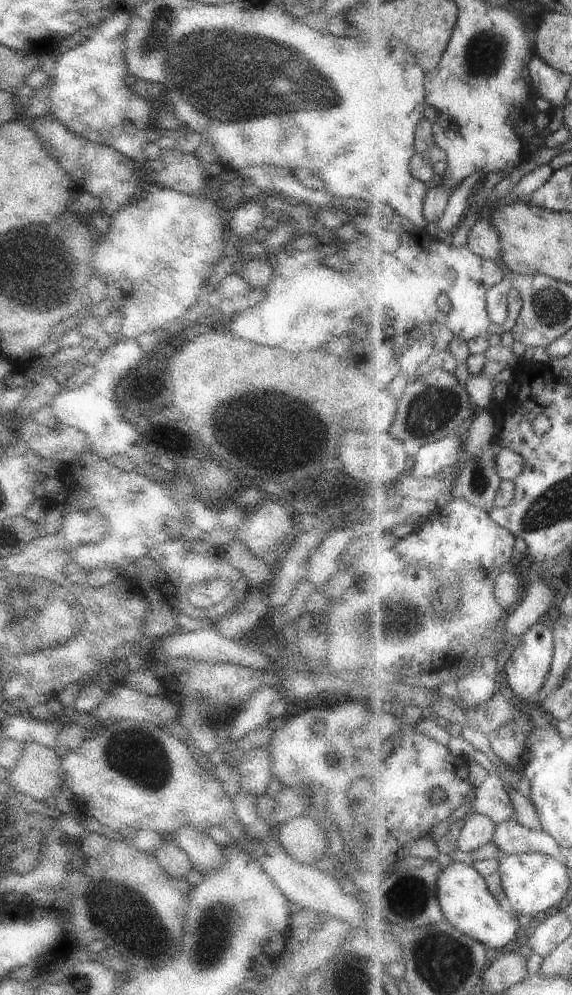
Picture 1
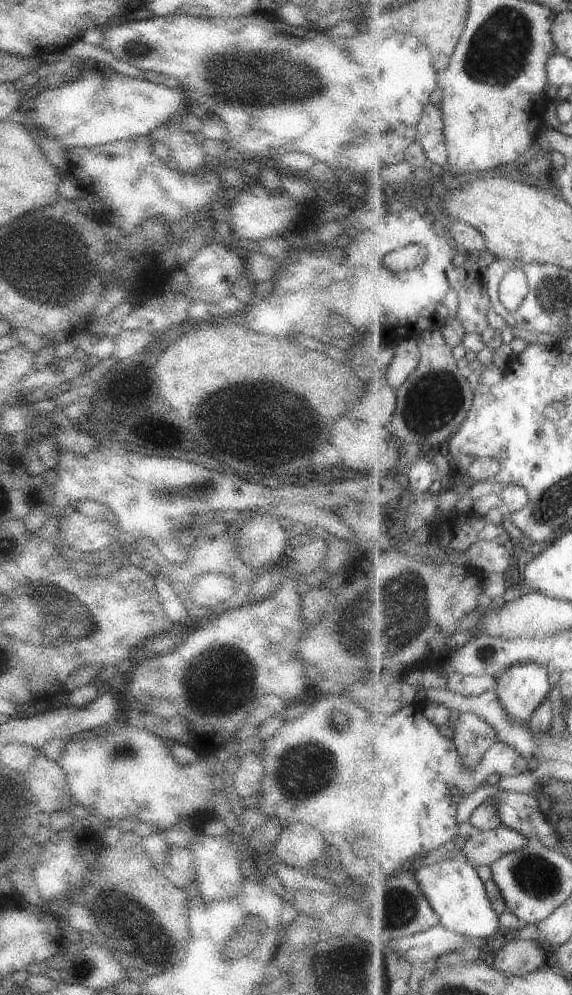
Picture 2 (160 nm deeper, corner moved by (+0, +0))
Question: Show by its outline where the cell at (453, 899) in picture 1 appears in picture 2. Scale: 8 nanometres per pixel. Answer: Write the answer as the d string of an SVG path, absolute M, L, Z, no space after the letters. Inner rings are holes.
M465 858L440 860L429 865L417 863L415 878L417 878L423 894L427 894L431 906L437 912L440 925L445 929L479 939L483 943L501 928L499 914L493 908L492 901L489 900L486 883L477 873L476 867Z

